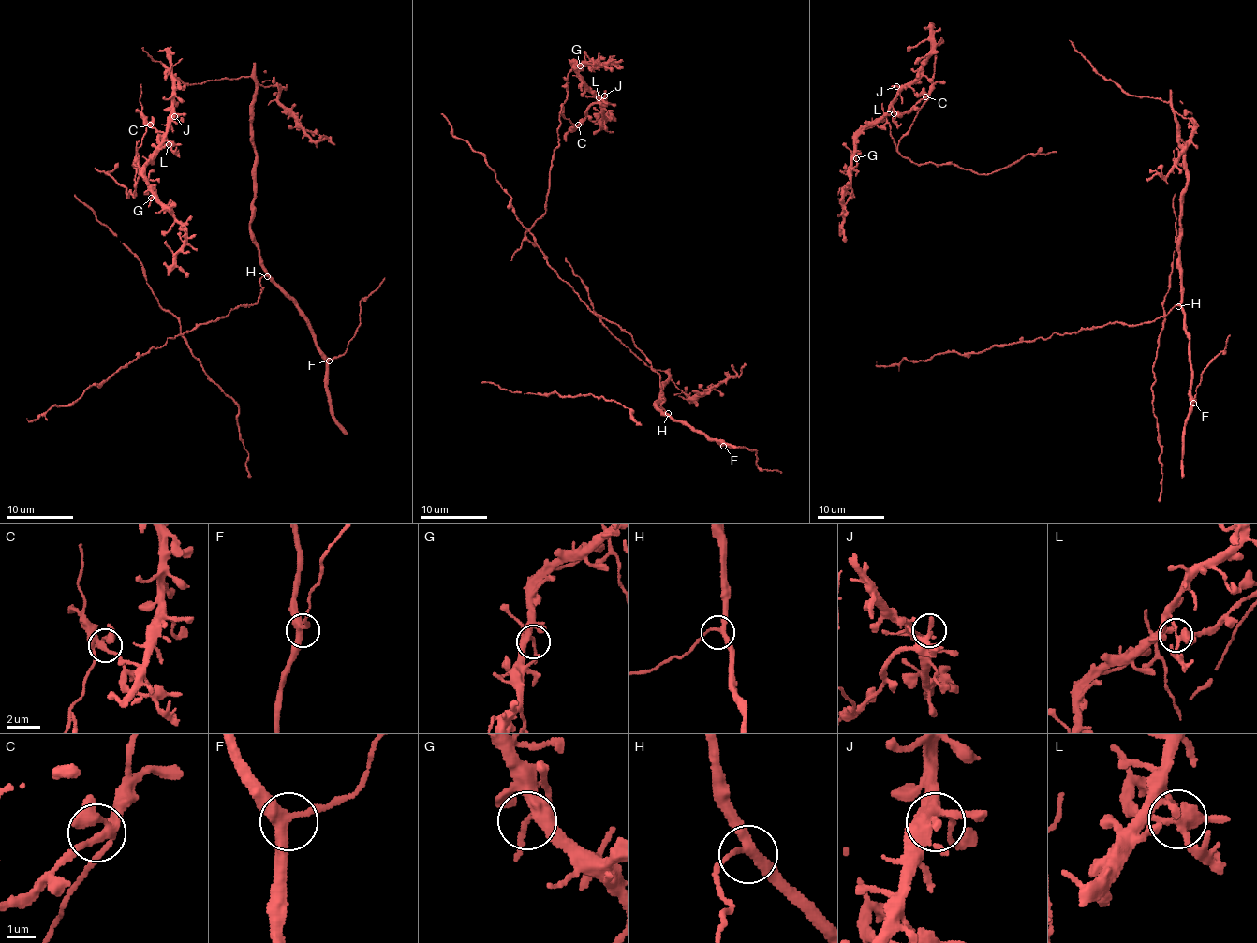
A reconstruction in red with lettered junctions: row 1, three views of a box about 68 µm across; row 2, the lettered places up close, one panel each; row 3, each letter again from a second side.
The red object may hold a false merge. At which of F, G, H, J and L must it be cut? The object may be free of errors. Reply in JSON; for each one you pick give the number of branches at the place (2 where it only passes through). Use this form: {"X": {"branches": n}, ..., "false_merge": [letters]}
{"L": {"branches": 4}, "false_merge": ["L"]}

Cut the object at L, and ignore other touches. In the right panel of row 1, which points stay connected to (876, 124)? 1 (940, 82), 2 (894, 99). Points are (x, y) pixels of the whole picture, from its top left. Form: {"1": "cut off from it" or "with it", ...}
{"1": "cut off from it", "2": "with it"}

